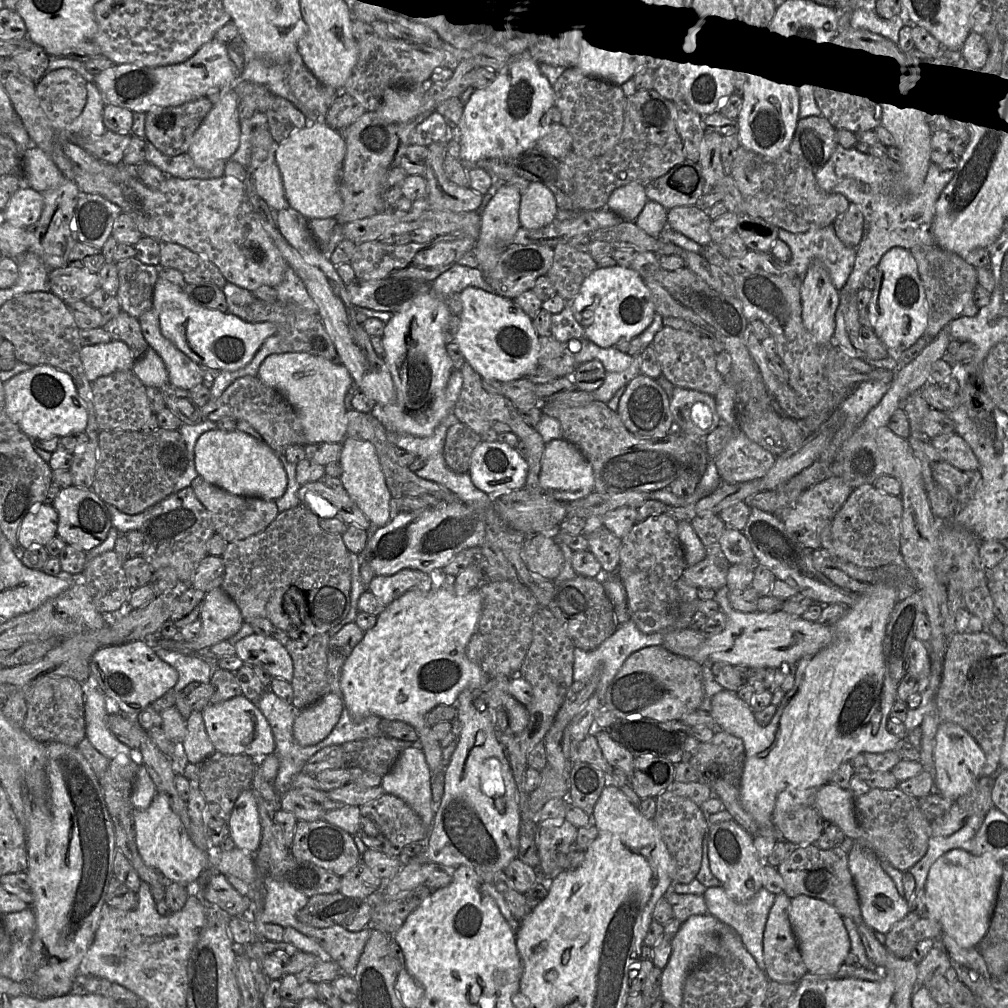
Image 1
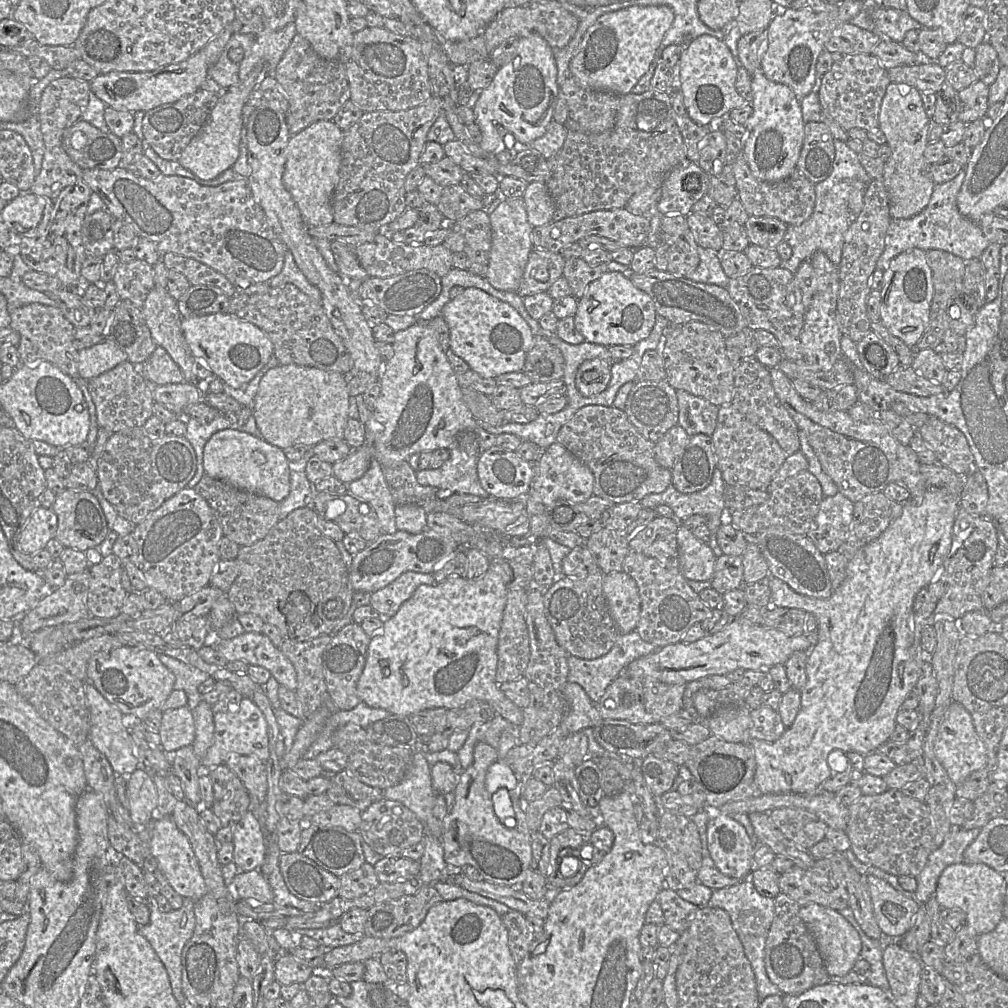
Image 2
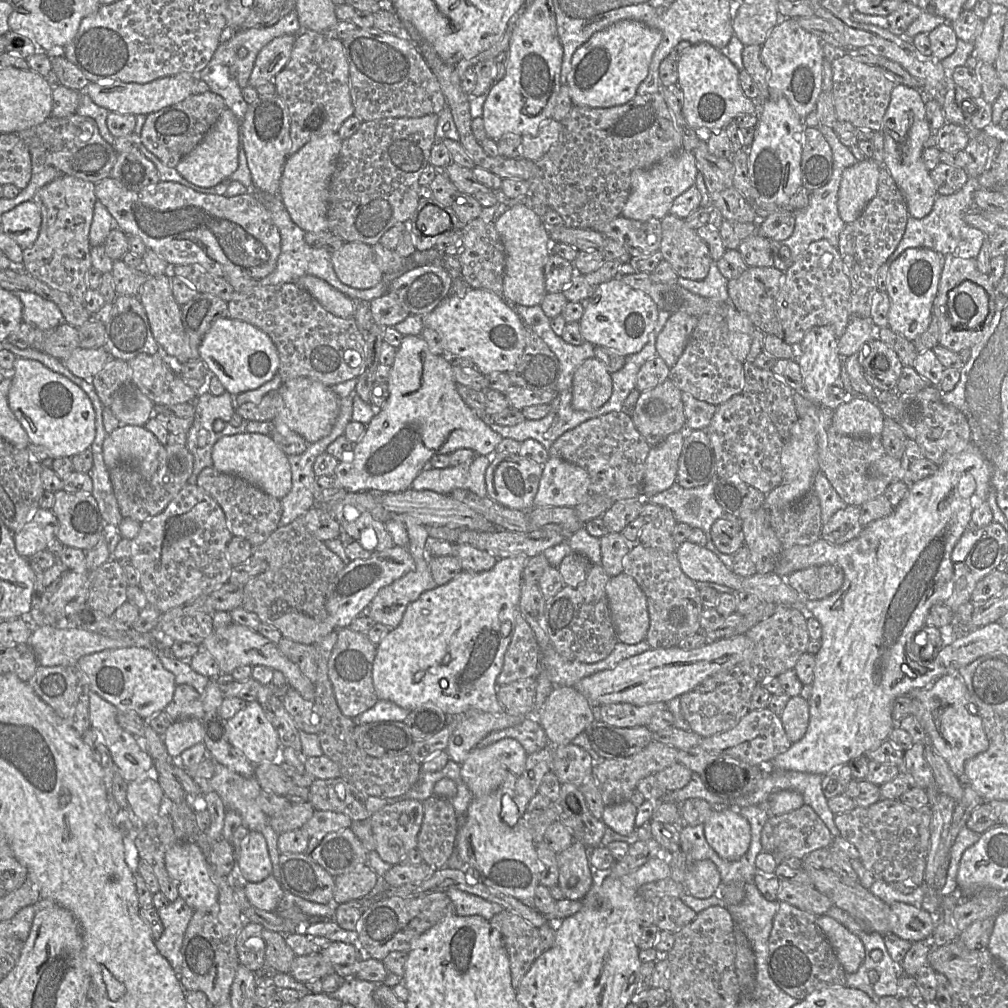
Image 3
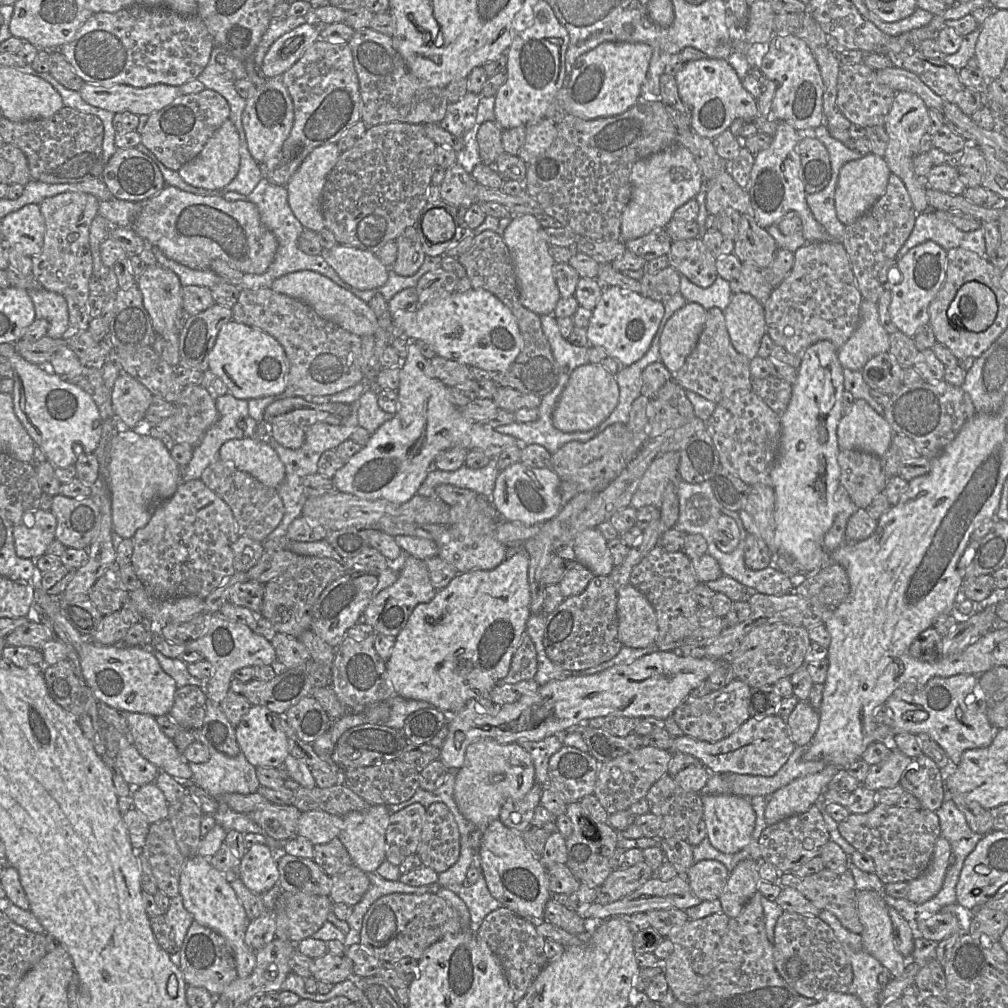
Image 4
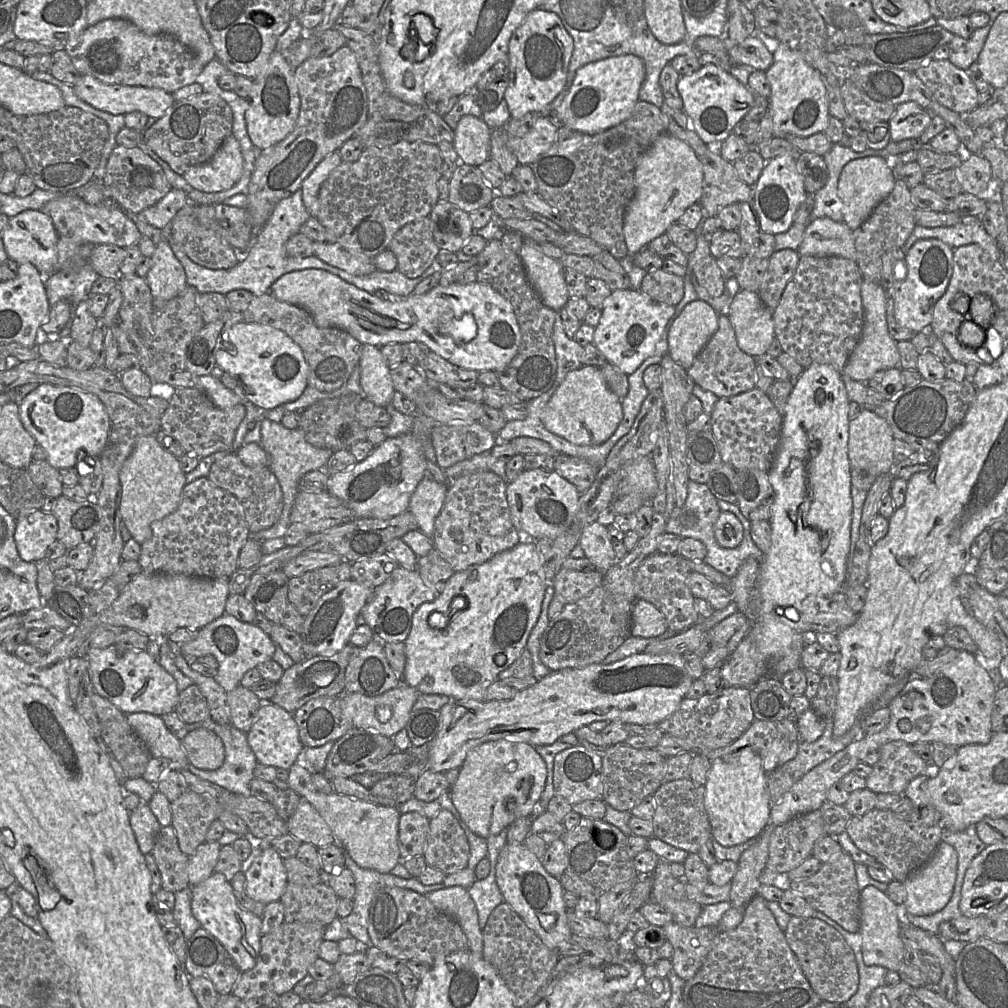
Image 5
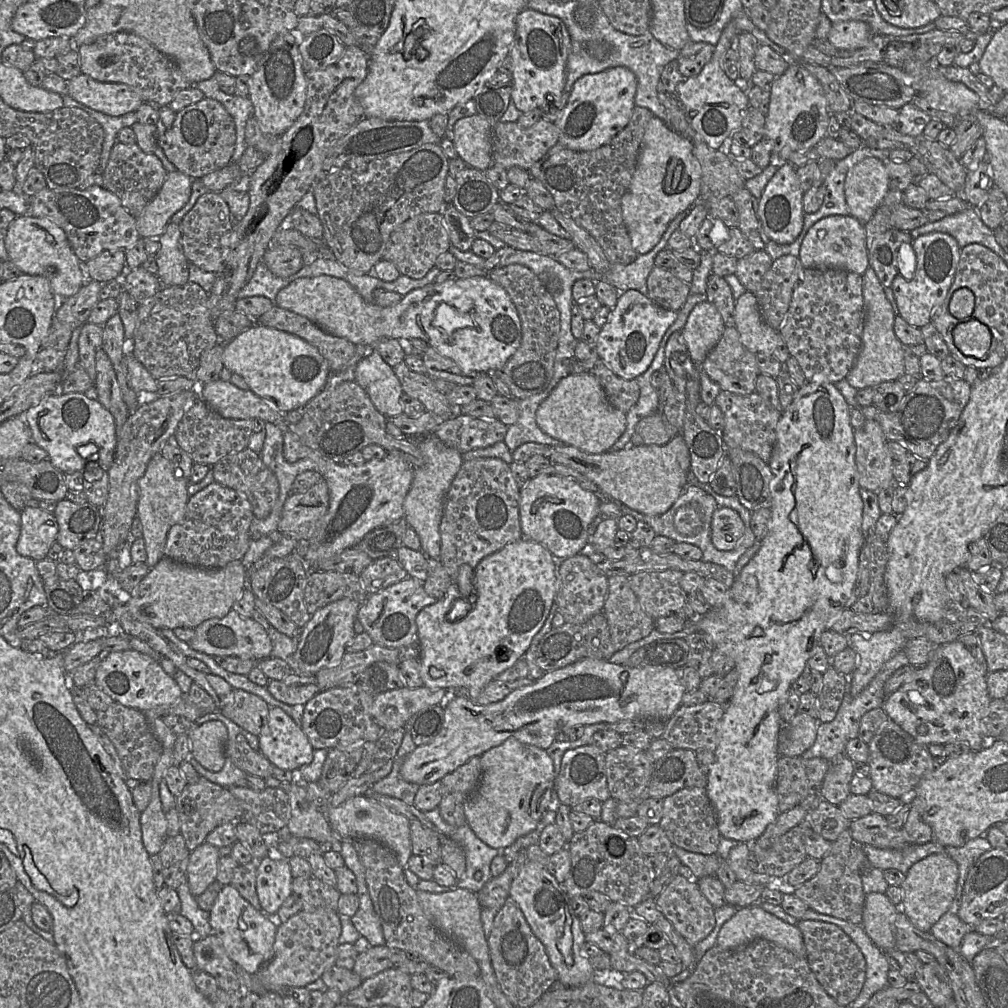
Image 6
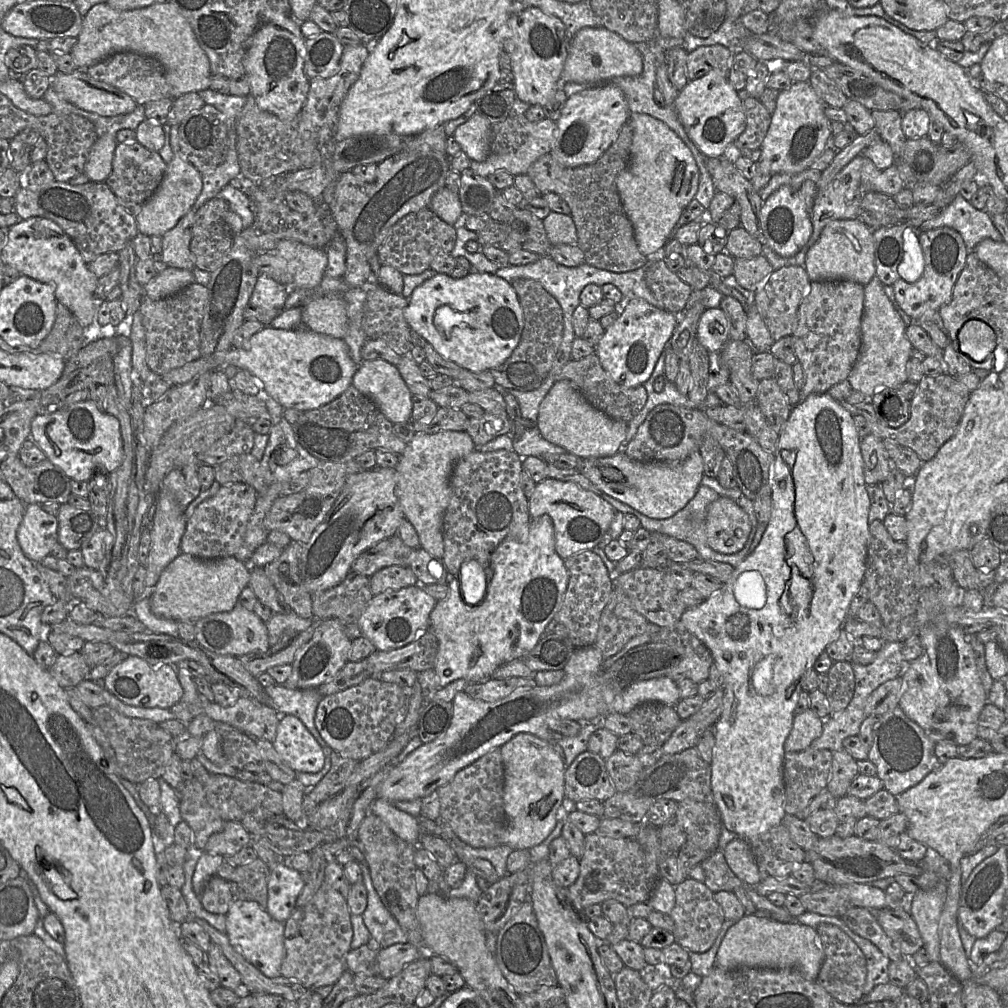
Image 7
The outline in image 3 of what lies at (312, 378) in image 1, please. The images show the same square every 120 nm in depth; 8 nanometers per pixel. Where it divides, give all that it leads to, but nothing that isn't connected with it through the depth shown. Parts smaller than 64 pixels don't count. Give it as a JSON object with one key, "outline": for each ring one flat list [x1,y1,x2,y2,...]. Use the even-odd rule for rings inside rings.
{"outline":[[299,377,284,382,278,392,282,397,282,409,271,421,273,424,284,423,292,431,301,435,307,443,317,442,331,432,340,402,332,387,307,377]]}

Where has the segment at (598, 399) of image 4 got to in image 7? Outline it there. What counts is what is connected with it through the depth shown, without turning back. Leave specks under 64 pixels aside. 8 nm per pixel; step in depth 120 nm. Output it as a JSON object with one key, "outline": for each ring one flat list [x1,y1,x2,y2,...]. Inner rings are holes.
{"outline":[[568,380,556,381,546,397,540,403,537,426,544,439,563,447,568,453,576,455,582,459,613,456,621,451,621,443,626,437,628,428,627,423,610,418,593,407,584,398,577,387]]}

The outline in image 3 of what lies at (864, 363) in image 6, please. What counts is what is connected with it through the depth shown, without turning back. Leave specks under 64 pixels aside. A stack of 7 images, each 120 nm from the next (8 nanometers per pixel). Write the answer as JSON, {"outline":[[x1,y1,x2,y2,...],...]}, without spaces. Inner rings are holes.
{"outline":[[851,317,844,334,838,339,842,358,857,354,864,344,876,337,876,327,870,319]]}

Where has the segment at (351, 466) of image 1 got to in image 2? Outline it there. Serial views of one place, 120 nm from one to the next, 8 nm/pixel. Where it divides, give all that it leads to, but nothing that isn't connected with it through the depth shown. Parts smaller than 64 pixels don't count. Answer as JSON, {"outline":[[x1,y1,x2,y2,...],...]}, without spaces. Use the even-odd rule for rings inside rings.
{"outline":[[373,459,365,474,347,485,348,493,367,501,375,510,383,534,398,531,395,520,396,503,383,474,381,464]]}

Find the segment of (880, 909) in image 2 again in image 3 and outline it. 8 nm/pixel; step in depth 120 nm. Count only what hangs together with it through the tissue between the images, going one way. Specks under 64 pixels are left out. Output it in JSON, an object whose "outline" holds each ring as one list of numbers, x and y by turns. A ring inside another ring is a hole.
{"outline":[[903,902,890,904,890,933,911,942,929,939,937,919,923,908]]}

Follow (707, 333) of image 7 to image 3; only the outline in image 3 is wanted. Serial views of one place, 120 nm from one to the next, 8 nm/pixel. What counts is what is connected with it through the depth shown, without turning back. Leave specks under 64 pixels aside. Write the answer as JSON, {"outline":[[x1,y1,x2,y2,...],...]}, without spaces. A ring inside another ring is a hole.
{"outline":[[685,312,672,313,656,340,656,352,669,368,683,353,699,317]]}

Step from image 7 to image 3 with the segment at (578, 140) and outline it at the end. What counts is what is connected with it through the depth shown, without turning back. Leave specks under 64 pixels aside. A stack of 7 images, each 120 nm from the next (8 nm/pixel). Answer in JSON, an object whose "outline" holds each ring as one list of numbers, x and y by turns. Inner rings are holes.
{"outline":[[622,20,594,33,573,54,567,86,573,104,592,108,623,105,637,95,639,85,648,75,653,54,662,34,635,20]]}

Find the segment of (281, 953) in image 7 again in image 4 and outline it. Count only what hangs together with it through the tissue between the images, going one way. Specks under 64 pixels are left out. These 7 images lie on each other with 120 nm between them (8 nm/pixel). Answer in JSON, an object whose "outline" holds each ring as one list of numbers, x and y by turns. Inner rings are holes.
{"outline":[[195,855,186,859,180,875,179,894,182,896,185,909,197,923,212,929,228,940,234,952,237,977,250,976,256,965,256,952,245,943,245,932,250,920,231,884,207,858]]}

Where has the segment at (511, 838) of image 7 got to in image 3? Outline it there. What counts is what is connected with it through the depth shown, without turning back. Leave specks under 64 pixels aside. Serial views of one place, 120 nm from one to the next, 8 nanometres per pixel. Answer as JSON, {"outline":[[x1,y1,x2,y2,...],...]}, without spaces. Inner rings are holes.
{"outline":[[503,738,486,747,472,749,461,764,461,776,473,798,481,798,497,790,507,777,519,777,525,770,527,755,518,741]]}

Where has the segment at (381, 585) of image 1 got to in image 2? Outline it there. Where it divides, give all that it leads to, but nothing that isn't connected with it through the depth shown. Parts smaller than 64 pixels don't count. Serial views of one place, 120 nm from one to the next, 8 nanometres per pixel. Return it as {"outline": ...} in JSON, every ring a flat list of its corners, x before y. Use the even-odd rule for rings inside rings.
{"outline":[[407,571,386,587,371,594,370,605,379,612,382,621,394,616,420,585,433,585,436,581,430,573]]}

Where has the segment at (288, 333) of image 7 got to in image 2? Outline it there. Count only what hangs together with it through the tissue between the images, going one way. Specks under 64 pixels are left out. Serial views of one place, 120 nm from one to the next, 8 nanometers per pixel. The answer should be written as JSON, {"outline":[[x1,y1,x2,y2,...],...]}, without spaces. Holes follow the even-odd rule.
{"outline":[[231,313,183,318,181,328,194,358,203,361,214,376,233,388,251,381,274,354,273,343,263,330]]}

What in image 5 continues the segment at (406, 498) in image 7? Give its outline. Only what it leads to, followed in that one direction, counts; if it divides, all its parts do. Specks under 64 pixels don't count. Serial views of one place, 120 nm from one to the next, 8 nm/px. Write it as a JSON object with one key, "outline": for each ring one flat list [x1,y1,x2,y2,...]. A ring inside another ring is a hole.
{"outline":[[423,478,409,501,408,511,416,519,418,530,431,539,434,522,442,508,447,490,447,484]]}

